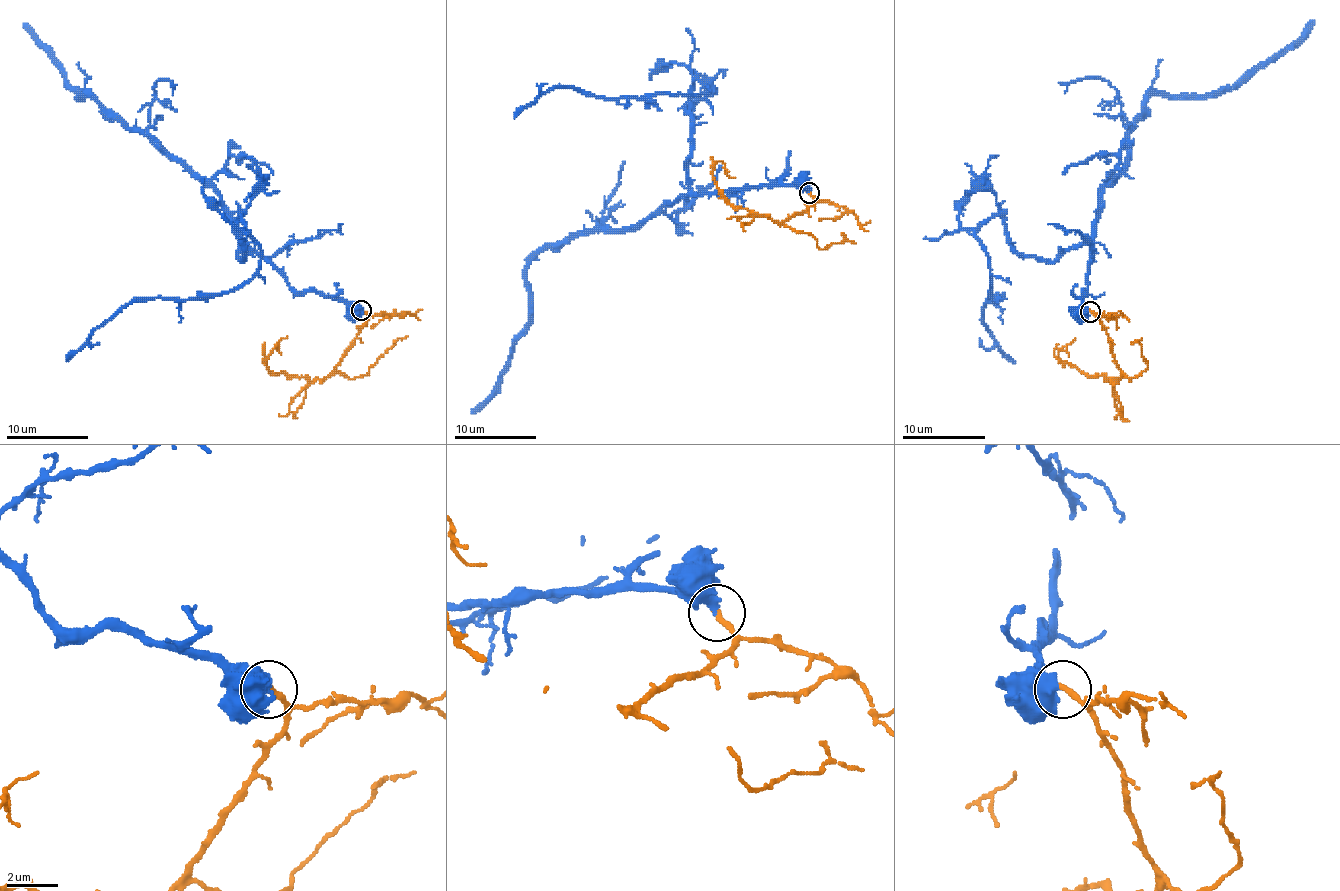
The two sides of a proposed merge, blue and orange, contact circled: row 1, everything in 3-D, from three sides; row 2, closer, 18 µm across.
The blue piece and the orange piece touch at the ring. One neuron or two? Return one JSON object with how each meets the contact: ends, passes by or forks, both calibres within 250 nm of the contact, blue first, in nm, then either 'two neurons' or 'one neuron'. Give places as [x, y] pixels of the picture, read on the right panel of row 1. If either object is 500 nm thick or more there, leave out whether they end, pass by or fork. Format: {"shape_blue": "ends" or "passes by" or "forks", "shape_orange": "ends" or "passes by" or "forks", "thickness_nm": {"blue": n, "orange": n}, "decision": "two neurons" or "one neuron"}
{"thickness_nm": {"blue": 500, "orange": 240}, "decision": "one neuron"}

